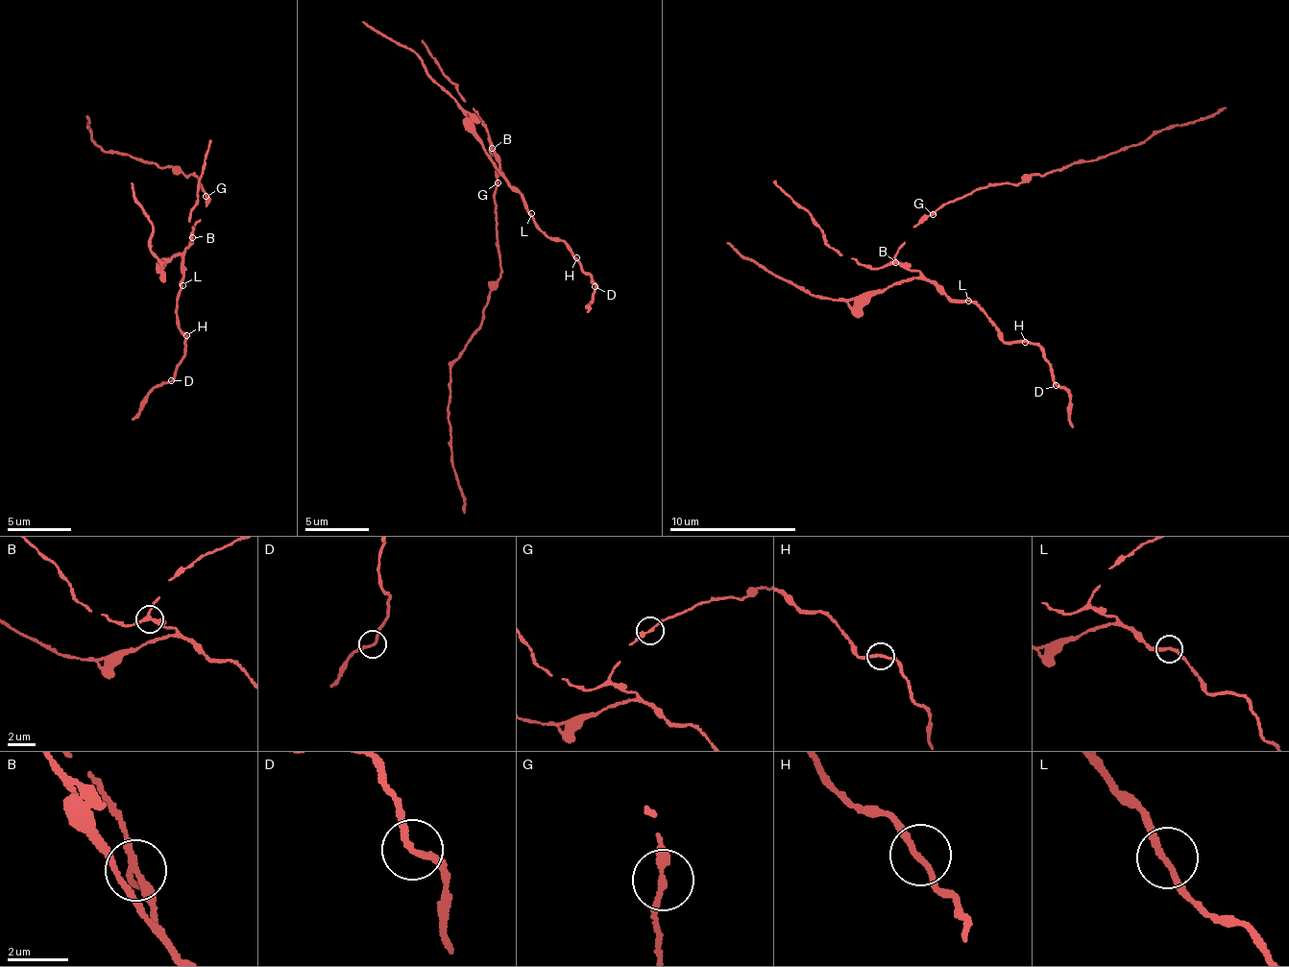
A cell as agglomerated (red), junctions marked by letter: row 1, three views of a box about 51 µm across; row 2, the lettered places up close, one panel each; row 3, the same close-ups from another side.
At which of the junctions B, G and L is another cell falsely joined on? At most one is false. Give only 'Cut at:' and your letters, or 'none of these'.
Cut at: none of these

